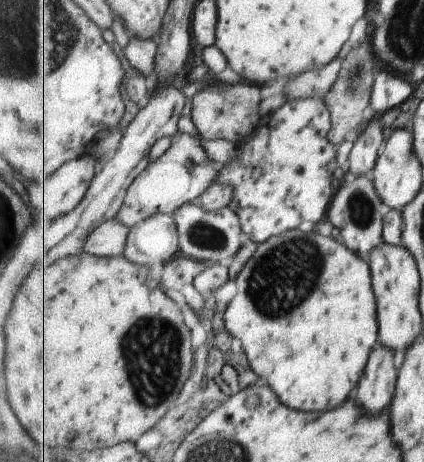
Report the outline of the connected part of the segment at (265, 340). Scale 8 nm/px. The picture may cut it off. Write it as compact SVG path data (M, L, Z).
M294 229L285 232L281 236L275 236L263 244L258 244L257 252L245 264L241 274L237 276L235 284L237 287L236 294L229 302L224 316L226 331L231 337L238 338L240 341L243 340L242 349L247 352L248 360L251 360L251 369L260 378L269 378L269 384L271 384L269 387L274 392L277 392L281 396L281 400L285 400L285 404L289 404L291 408L309 410L309 412L315 412L315 410L325 412L325 410L333 410L339 404L343 404L351 396L355 386L359 384L359 380L363 376L363 370L365 370L365 366L369 362L369 354L375 348L375 344L379 342L379 334L377 334L379 332L377 300L375 300L370 264L344 245L343 242L335 240L335 238L321 236L315 229L307 233L303 233L303 230Z

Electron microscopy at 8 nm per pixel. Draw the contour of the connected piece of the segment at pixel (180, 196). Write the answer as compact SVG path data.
M177 132L172 138L169 152L152 162L129 188L124 206L116 217L129 229L160 213L174 215L181 206L196 202L209 186L217 183L220 165L207 156L205 146L187 132Z

